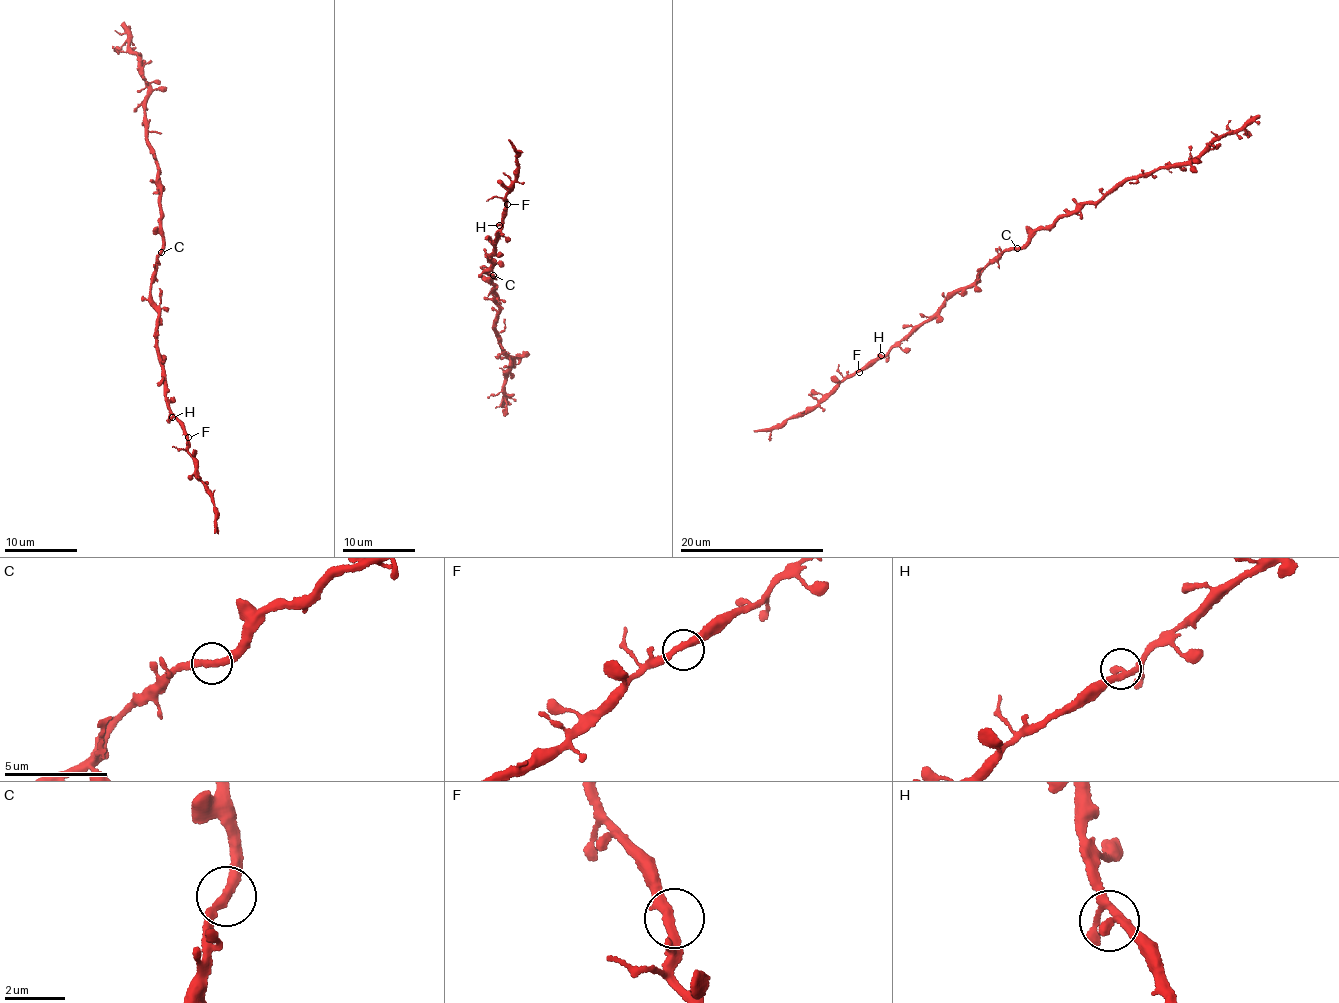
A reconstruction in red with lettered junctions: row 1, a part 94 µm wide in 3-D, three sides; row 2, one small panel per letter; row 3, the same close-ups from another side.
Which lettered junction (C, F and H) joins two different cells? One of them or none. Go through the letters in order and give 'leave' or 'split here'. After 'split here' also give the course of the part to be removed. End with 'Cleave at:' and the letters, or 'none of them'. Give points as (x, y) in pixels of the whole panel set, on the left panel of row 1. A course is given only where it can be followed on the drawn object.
C: leave
F: leave
H: leave
Cleave at: none of them

